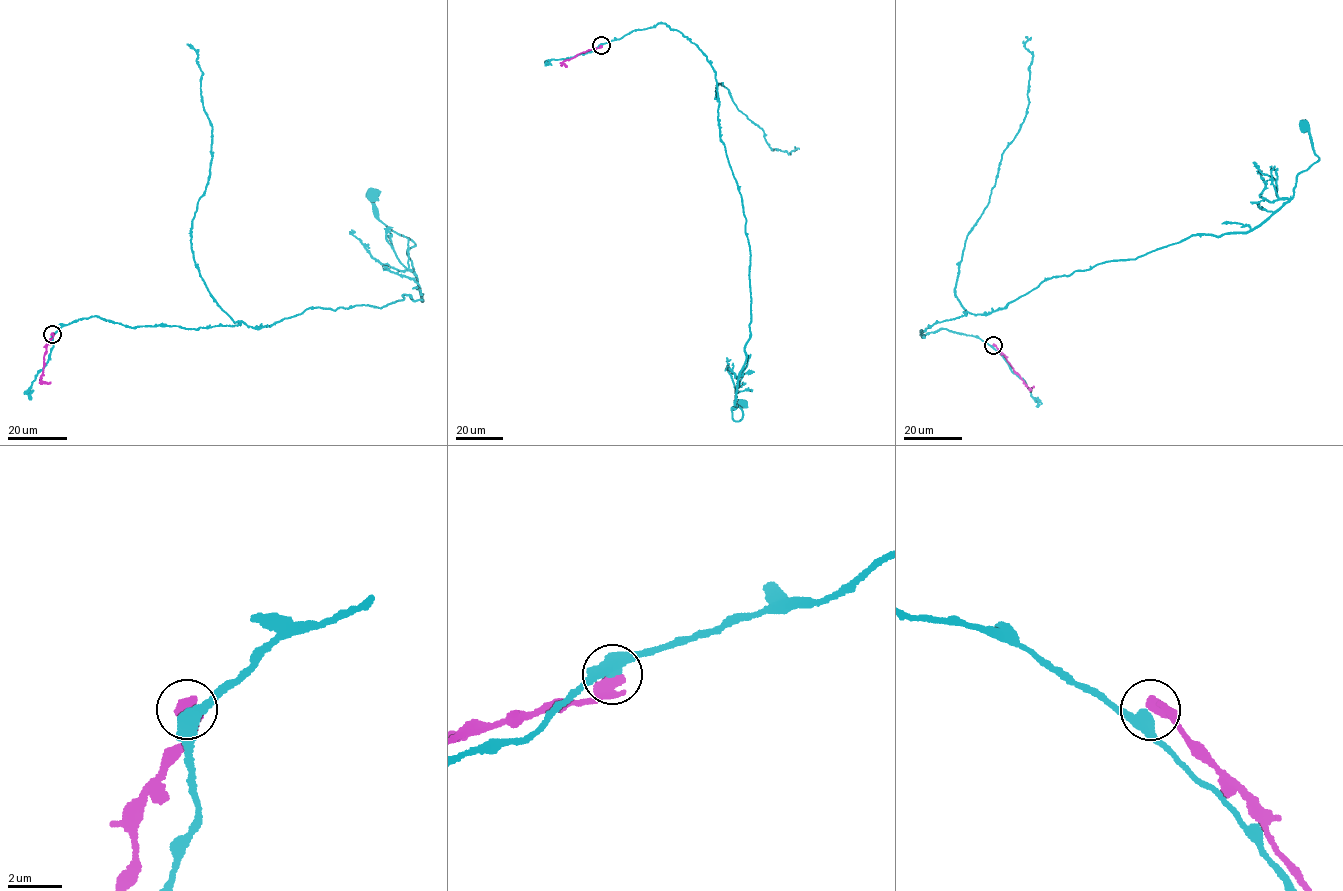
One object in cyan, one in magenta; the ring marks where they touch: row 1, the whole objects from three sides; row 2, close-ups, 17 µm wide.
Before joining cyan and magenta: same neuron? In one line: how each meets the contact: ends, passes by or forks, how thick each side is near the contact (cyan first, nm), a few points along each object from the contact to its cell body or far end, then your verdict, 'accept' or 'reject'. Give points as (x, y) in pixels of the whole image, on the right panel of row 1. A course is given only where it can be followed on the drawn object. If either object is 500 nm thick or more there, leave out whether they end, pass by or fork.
calibres 440 and 550 nm; course cyan (993, 346), (919, 334), (1006, 308), (1046, 279), (1250, 230), (1319, 160), (1304, 125); course magenta (993, 345), (1031, 388); reject

